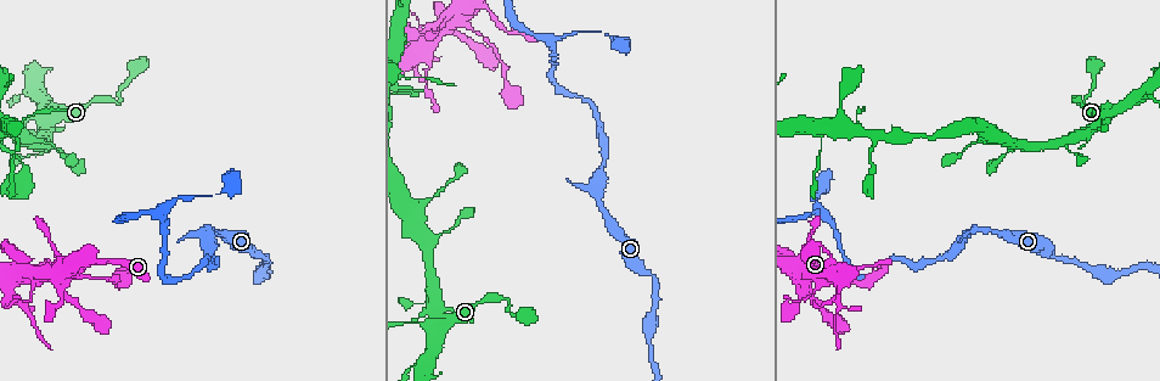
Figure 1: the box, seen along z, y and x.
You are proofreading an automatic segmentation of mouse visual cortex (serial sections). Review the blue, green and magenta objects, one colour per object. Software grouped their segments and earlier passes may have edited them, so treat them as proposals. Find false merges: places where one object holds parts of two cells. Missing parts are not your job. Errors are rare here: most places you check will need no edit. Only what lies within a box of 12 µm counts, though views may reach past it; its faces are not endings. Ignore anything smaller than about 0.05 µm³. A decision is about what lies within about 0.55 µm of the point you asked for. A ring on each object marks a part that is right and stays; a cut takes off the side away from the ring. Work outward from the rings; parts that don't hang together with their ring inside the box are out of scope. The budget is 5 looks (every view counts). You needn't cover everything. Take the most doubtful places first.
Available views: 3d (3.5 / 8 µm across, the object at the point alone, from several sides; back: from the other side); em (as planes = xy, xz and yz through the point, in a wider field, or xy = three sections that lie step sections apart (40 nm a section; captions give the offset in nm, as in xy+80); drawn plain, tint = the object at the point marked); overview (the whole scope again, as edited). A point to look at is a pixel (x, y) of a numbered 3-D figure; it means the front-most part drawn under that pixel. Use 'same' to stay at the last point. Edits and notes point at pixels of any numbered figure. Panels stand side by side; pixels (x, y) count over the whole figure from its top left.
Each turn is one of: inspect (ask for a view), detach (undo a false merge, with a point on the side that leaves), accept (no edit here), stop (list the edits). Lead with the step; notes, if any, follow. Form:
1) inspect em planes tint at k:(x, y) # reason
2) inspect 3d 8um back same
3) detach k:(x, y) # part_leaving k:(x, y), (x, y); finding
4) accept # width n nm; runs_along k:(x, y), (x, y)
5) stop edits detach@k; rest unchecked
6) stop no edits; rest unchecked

inspect 3d 3.5um at 1:(861, 278) # sharp bend

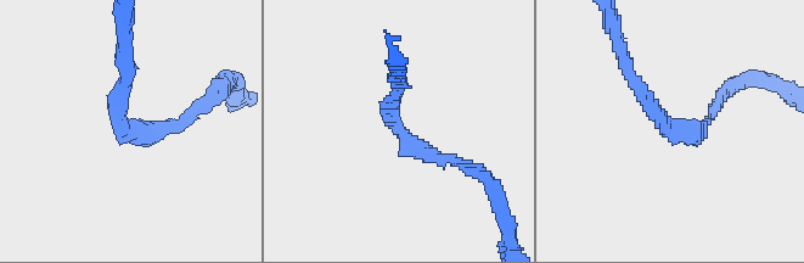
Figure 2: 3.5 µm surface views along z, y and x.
inspect em xy step 1 plain at 2:(125, 134) # arm_widths 150, 200 nm

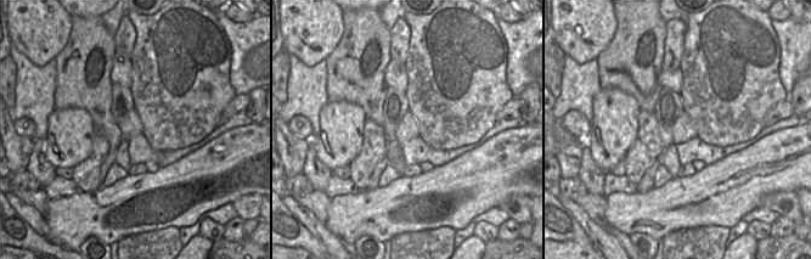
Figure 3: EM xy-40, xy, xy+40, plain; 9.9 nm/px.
inspect em xy step 1 tint same

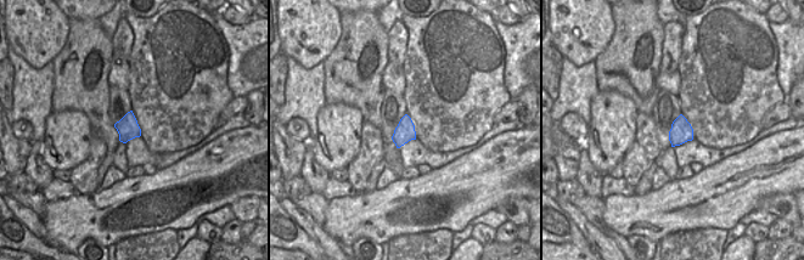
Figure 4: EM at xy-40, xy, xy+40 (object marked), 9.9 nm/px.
accept # runs_along 2:(460, 164), (408, 143), (389, 115), (397, 80); continuous, no second cell

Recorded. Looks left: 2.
inspect em xy step 2 tint at 1:(838, 296) # calibre changes

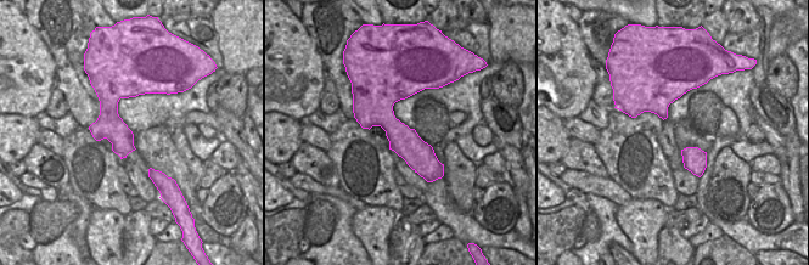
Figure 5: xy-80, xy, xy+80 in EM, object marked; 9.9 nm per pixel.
inspect 3d 3.5um same

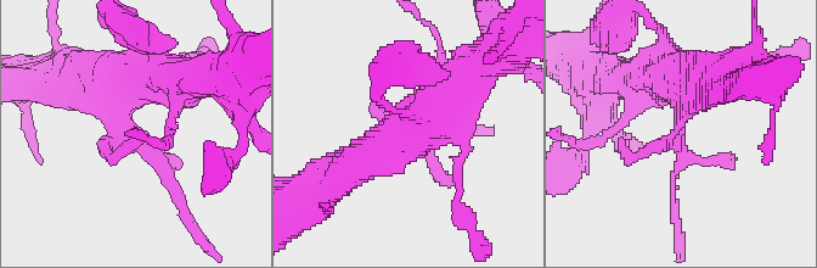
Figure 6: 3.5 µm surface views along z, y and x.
accept # width 280 nm; runs_along 6:(144, 74), (120, 112), (181, 206); all the same cell

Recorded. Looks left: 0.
stop no edits; rest unchecked

